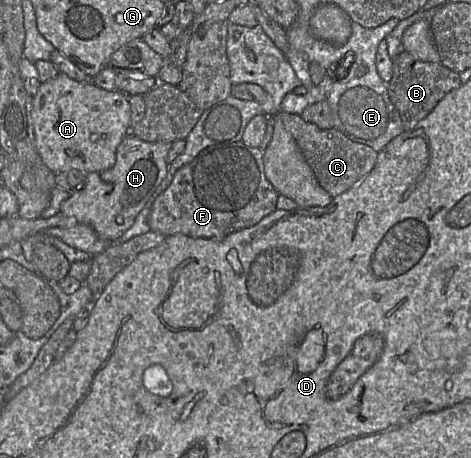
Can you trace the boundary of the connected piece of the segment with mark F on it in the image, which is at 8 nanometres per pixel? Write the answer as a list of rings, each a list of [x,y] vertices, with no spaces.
[[[242,140],[213,145],[202,150],[190,163],[175,173],[170,185],[155,199],[148,217],[150,230],[165,237],[182,234],[222,240],[235,231],[257,224],[277,209],[279,196],[266,177],[263,156],[264,152],[259,147],[248,146]]]

